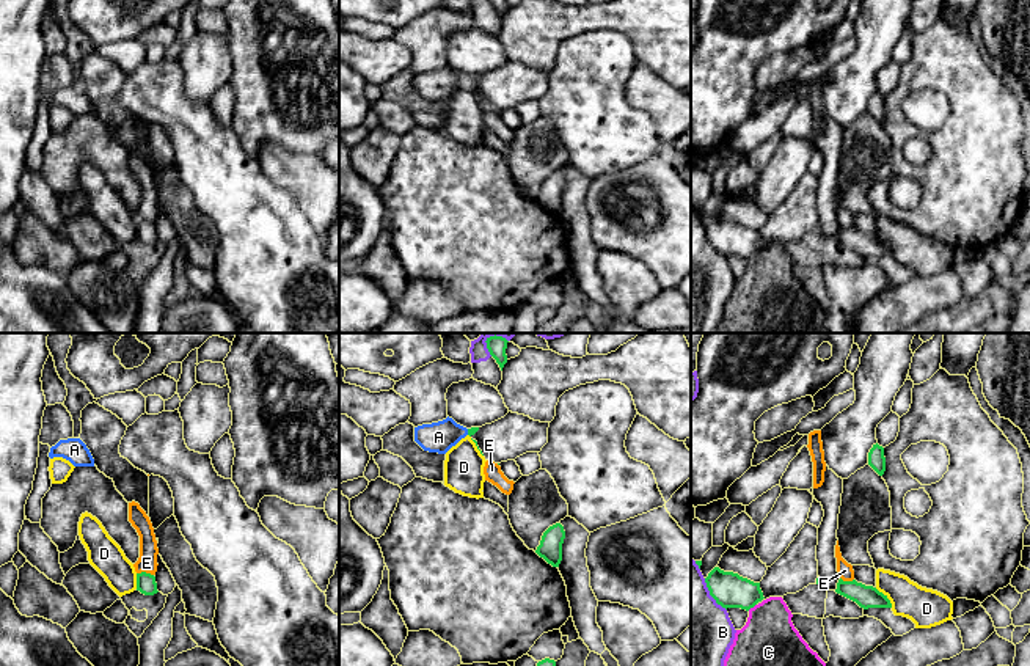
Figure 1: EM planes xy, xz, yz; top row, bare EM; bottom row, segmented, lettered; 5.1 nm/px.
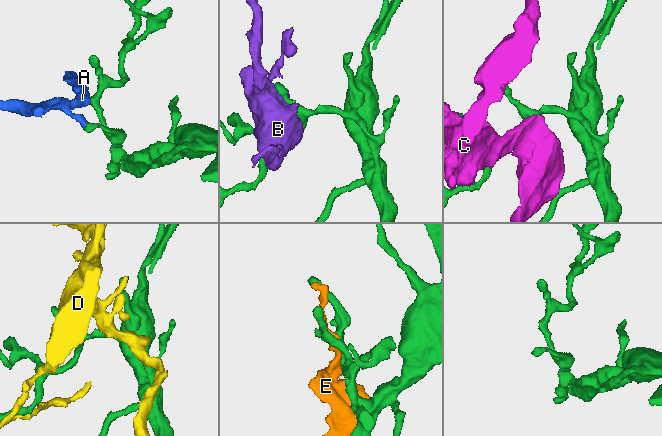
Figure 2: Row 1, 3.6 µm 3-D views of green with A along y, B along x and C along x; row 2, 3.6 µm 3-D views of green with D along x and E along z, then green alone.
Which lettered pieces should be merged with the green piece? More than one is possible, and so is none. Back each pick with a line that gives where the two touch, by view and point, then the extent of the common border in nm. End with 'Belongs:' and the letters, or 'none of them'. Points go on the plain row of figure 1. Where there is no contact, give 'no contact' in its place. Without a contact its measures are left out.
Belongs: none of them

